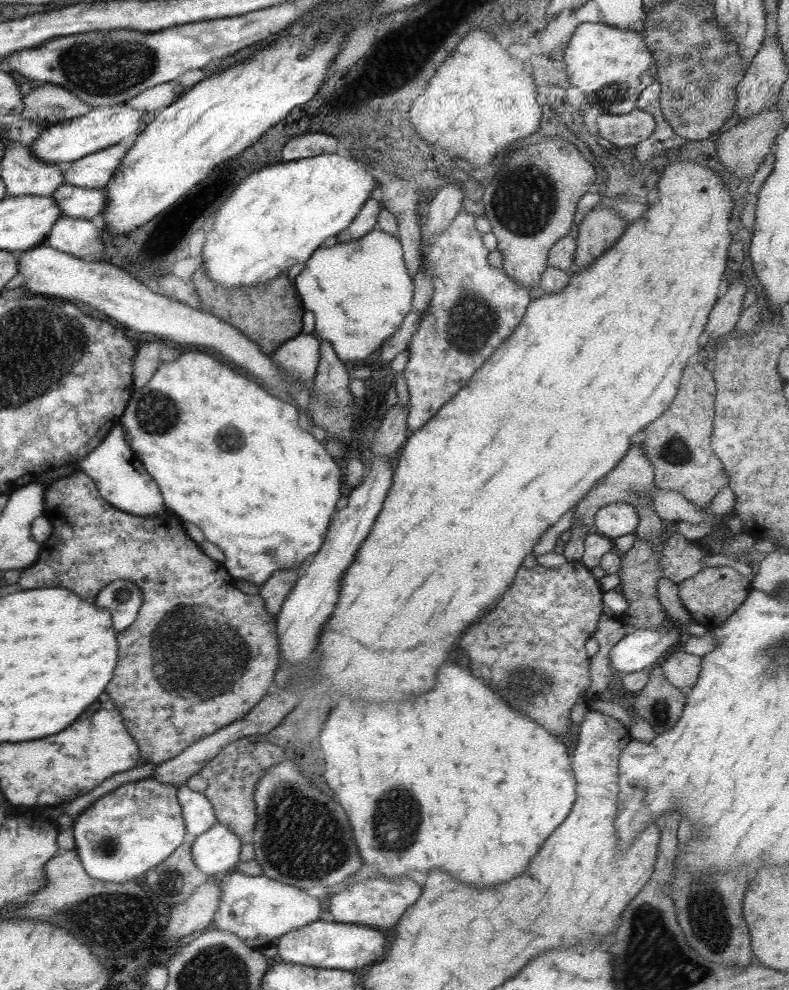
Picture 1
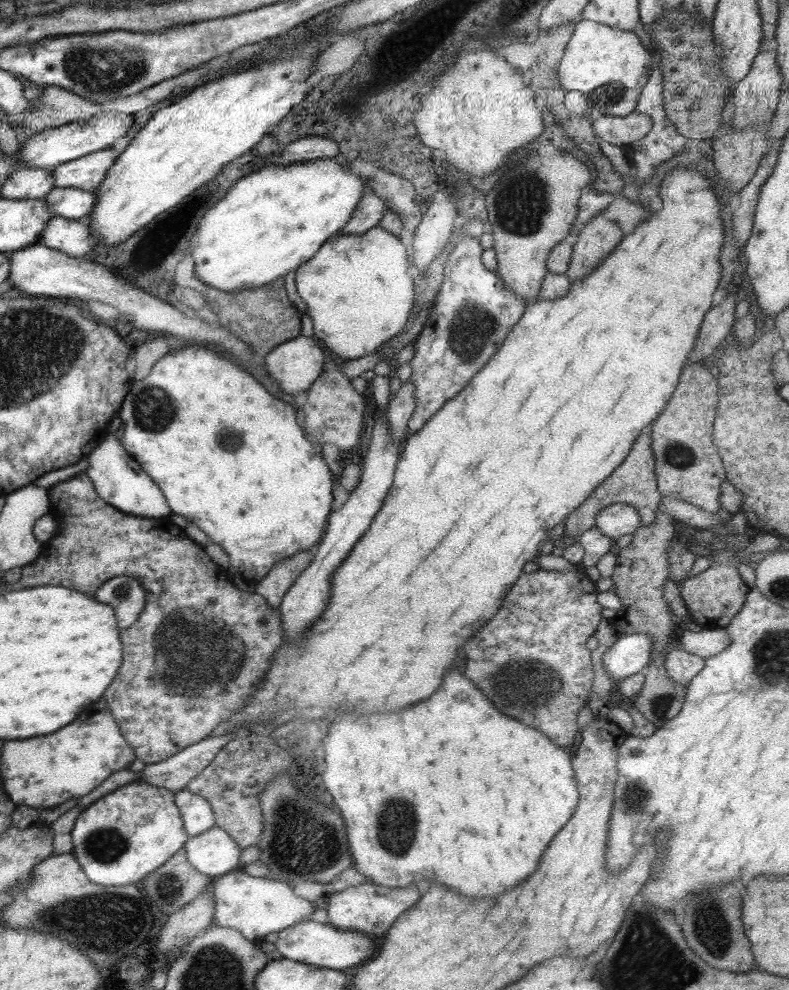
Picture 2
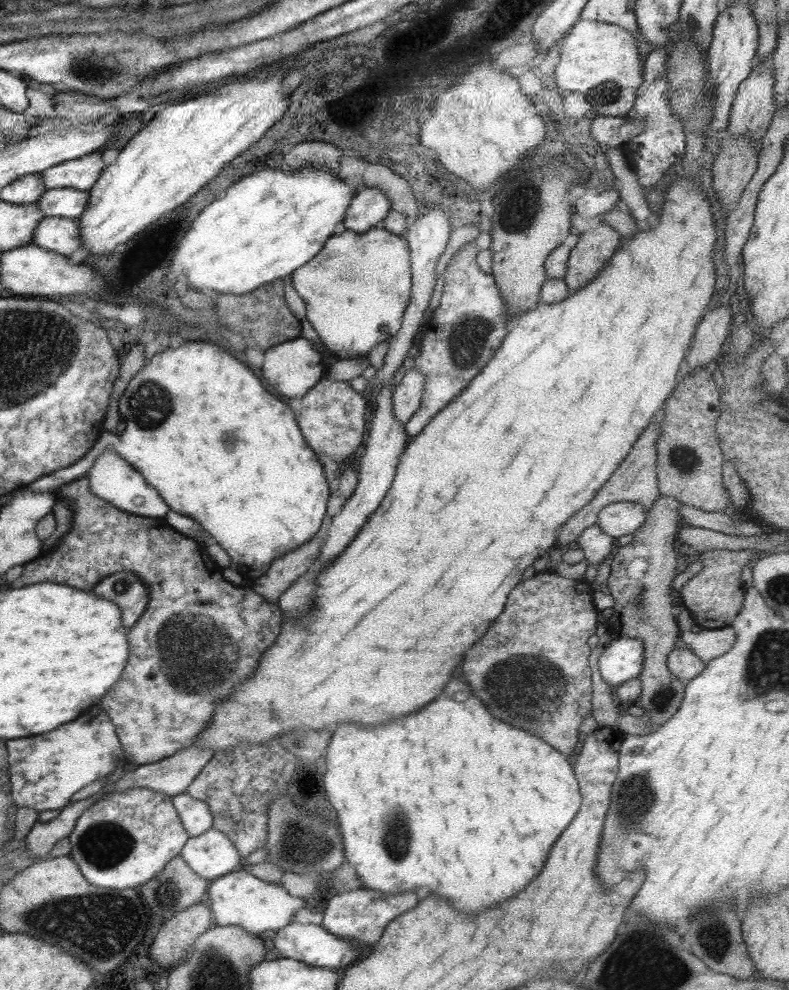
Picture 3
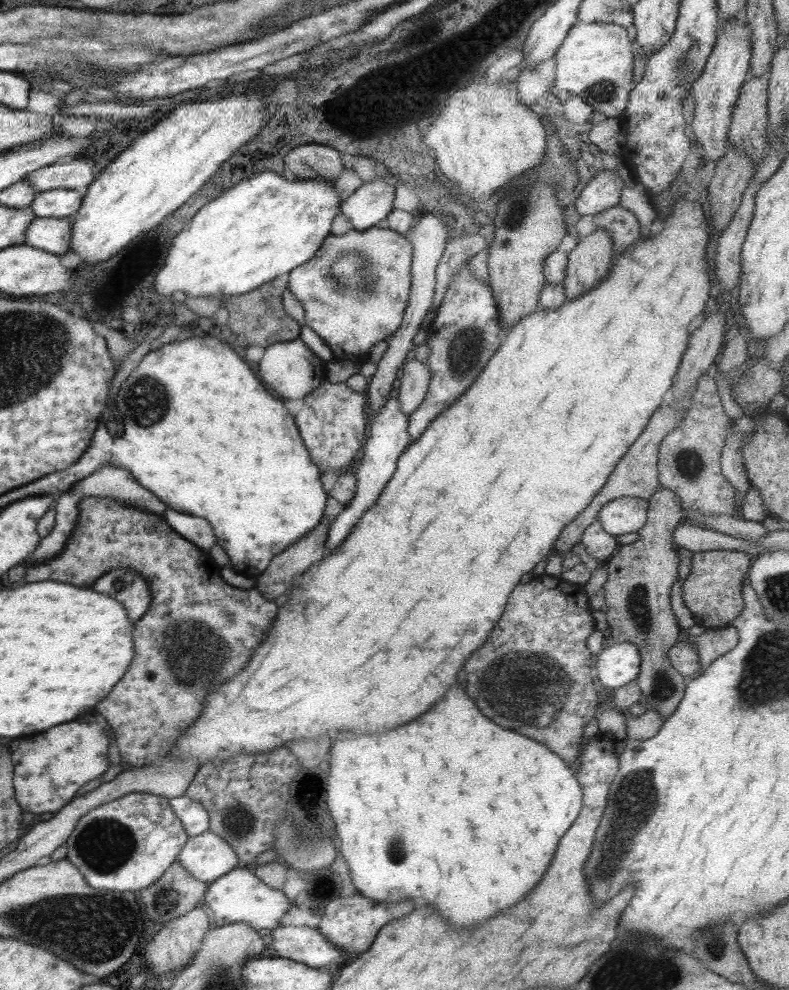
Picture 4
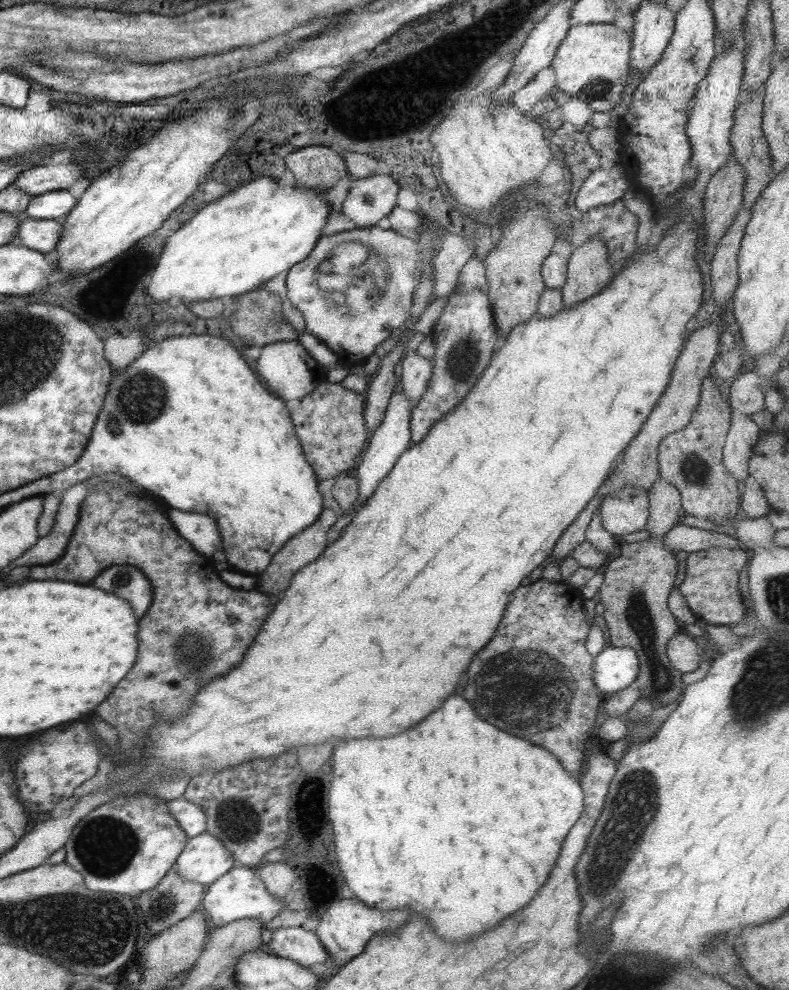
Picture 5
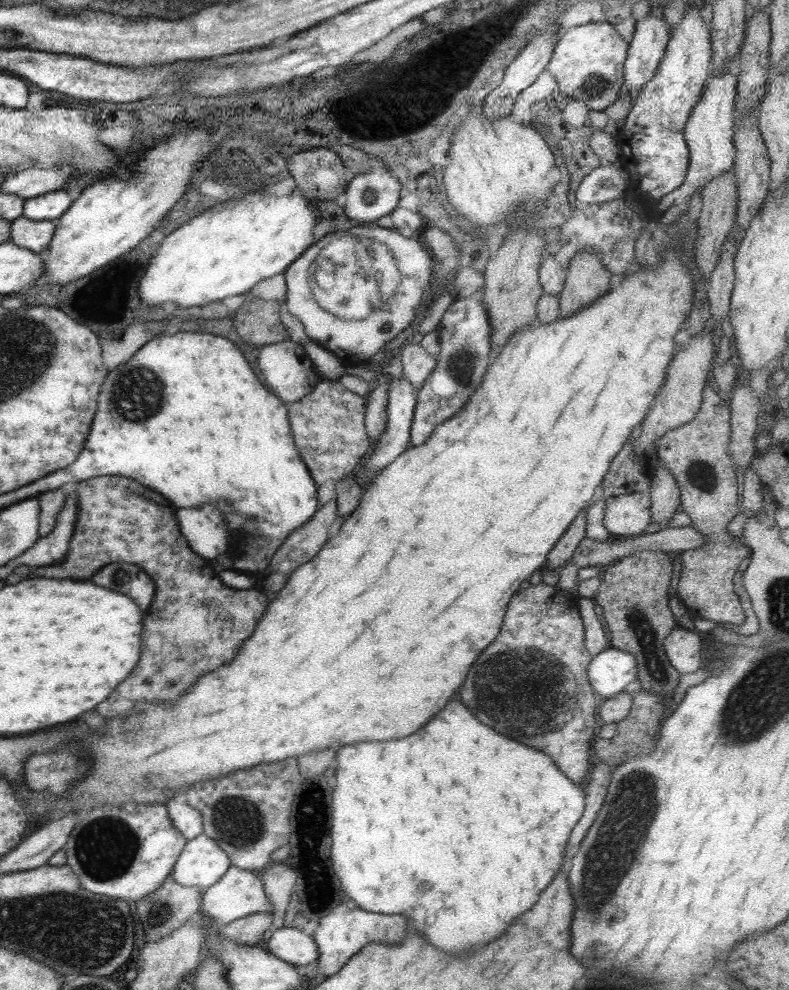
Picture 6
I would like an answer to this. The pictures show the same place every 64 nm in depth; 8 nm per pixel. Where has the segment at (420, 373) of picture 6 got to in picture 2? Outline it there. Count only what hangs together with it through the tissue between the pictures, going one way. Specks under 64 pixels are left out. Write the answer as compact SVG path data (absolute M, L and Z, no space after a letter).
M411 380L400 384L399 389L388 402L387 426L389 426L389 434L393 436L393 440L403 441L407 437L407 421L415 409L413 398L413 382Z

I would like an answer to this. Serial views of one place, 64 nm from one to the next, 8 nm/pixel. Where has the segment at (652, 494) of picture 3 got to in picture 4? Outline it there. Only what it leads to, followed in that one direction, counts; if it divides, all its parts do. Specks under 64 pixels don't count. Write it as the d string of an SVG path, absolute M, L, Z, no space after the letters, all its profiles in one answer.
M716 310L707 315L707 317L698 320L691 328L687 340L687 348L685 348L679 366L677 366L678 369L675 372L666 401L653 412L641 434L635 438L635 442L627 448L627 452L613 466L613 470L607 477L607 482L601 486L597 494L591 499L591 502L571 522L567 523L565 528L561 529L557 541L554 543L553 553L562 556L563 553L571 550L571 547L578 544L584 530L596 519L598 510L601 510L605 502L611 502L613 498L621 498L621 496L633 496L633 498L648 500L649 496L657 490L659 483L656 464L659 443L669 431L673 430L673 427L679 425L683 411L689 407L690 399L688 396L695 389L697 378L706 374L708 366L711 366L715 356L720 354L725 342L724 334L727 331L728 324L729 322L724 312Z

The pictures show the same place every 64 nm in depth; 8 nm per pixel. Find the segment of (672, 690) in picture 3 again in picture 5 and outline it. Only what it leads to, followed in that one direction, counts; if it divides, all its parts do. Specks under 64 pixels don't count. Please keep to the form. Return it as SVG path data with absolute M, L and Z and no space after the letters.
M657 477L657 480L651 482L648 492L648 517L644 530L647 530L645 540L635 543L624 543L619 545L620 554L611 560L603 572L603 582L596 592L596 605L604 618L605 625L609 631L609 643L611 647L628 646L637 655L638 672L635 682L642 696L649 698L656 707L667 706L673 700L679 698L684 689L681 683L681 673L677 672L668 661L665 652L665 644L673 634L682 630L681 625L671 615L667 609L667 596L675 580L677 562L675 561L674 552L668 551L660 542L661 536L665 534L671 526L682 516L680 505L680 494L663 478Z

